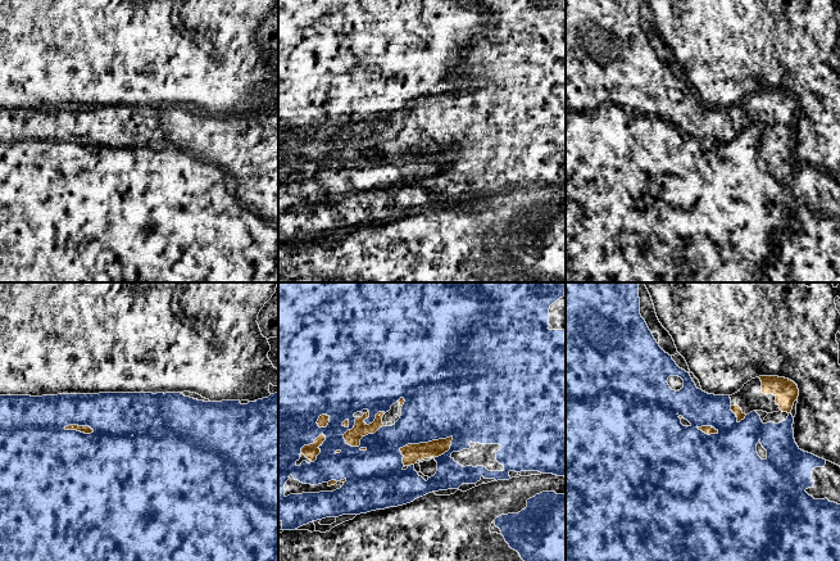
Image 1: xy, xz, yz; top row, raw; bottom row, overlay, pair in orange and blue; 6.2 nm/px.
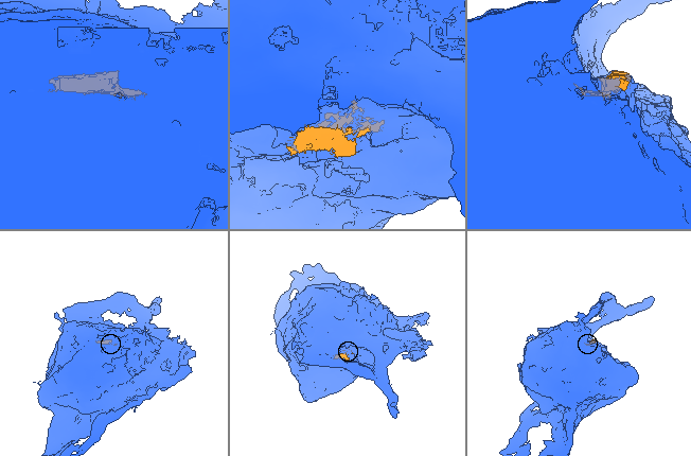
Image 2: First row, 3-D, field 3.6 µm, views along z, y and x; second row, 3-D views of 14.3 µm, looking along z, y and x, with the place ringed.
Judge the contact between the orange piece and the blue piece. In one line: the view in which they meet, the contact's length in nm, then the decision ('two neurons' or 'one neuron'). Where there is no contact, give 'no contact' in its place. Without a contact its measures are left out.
contact in xz; length 260 nm; one neuron

